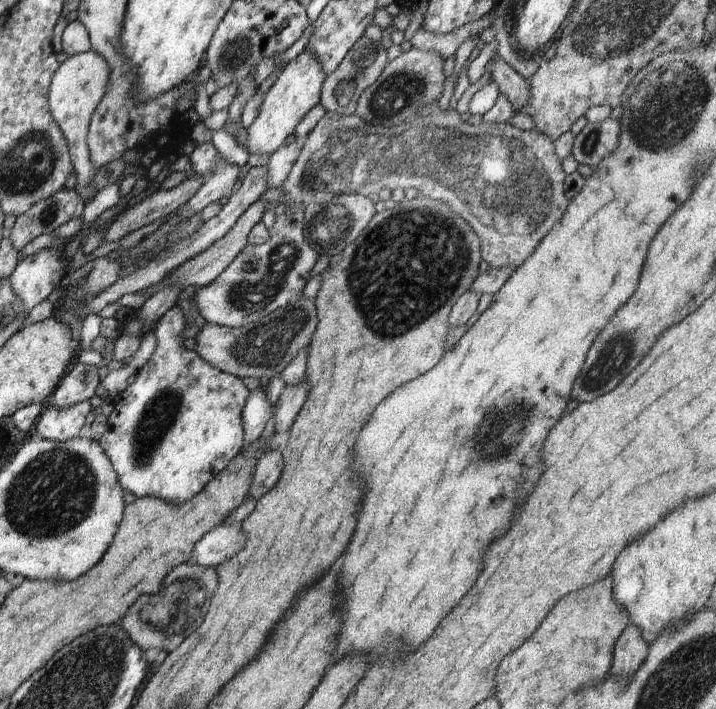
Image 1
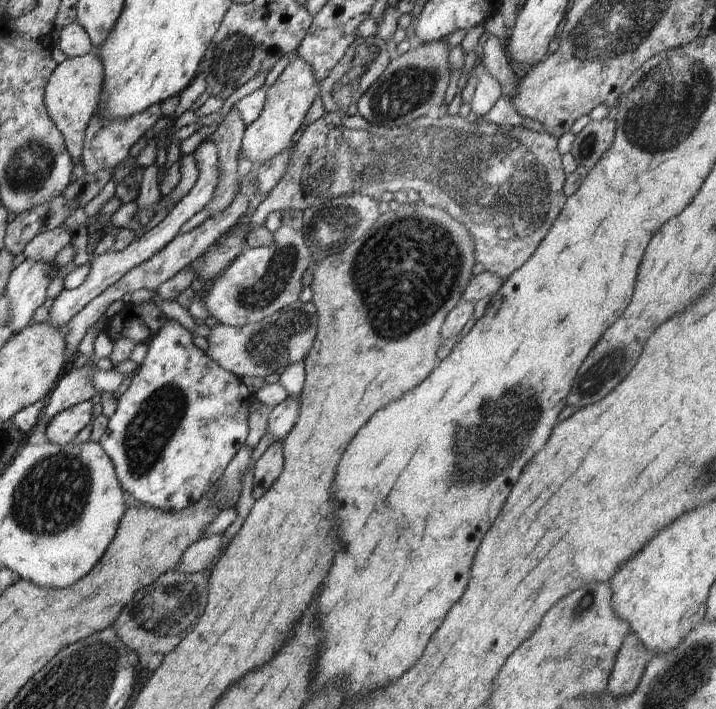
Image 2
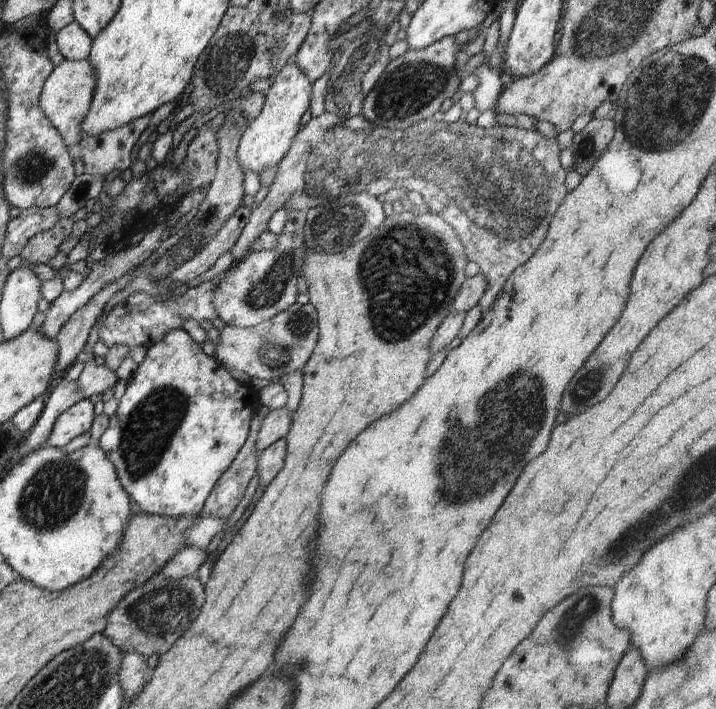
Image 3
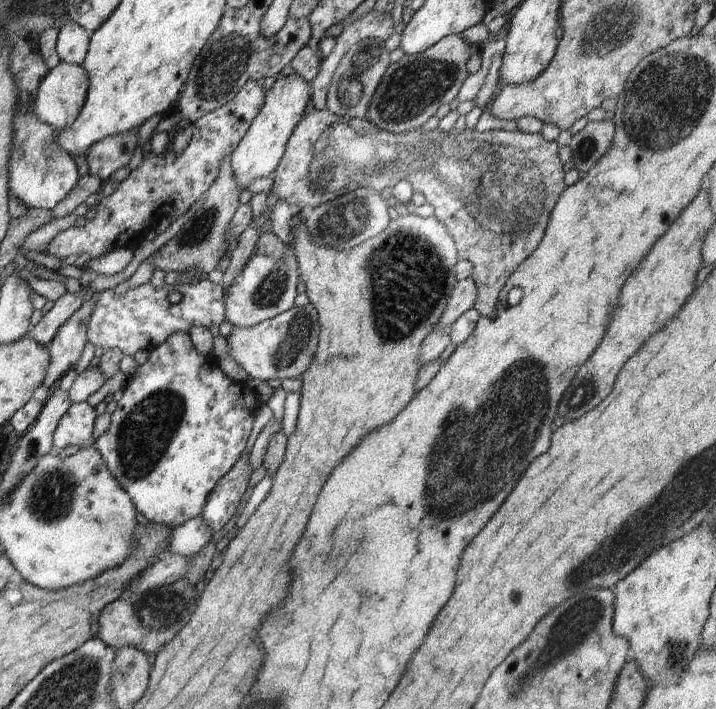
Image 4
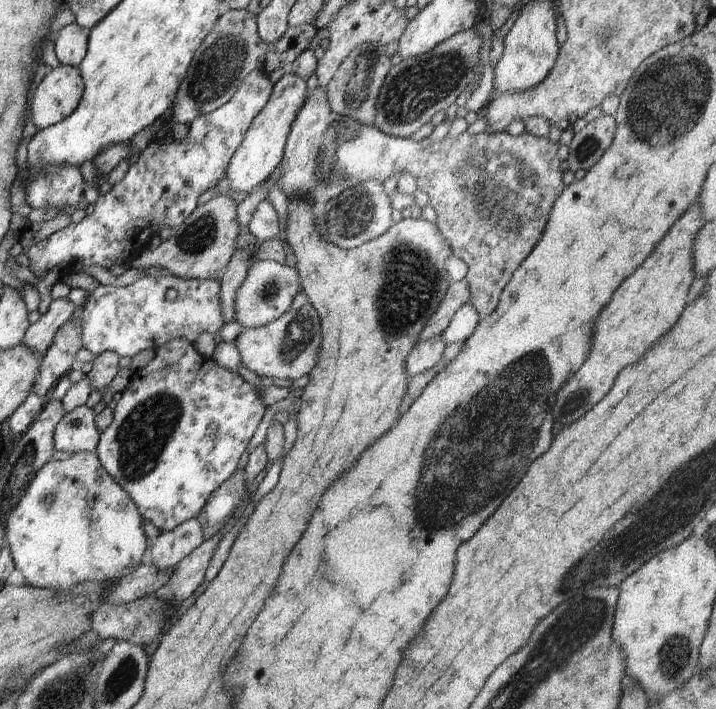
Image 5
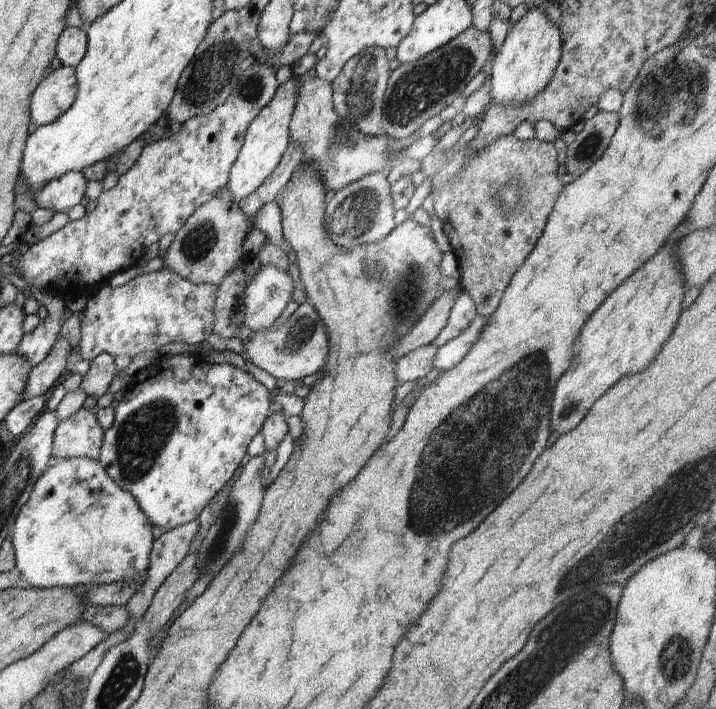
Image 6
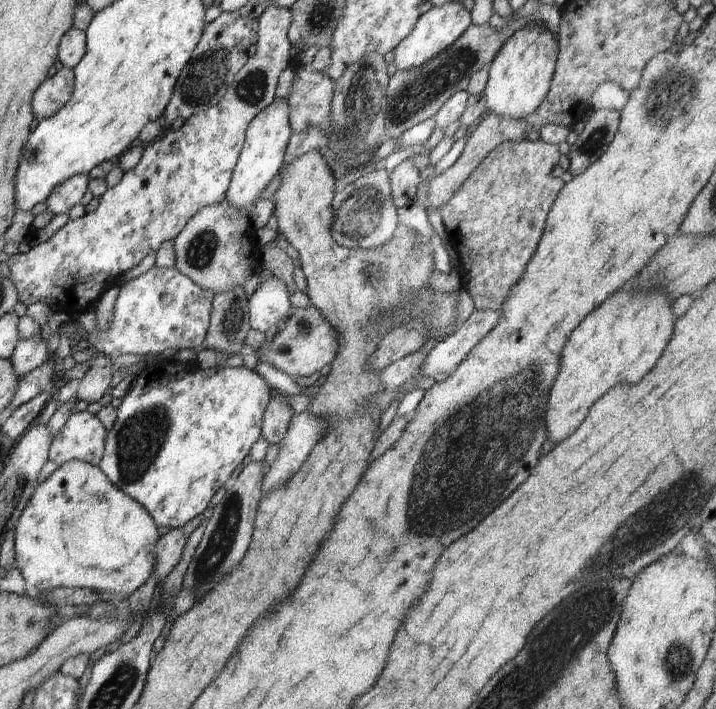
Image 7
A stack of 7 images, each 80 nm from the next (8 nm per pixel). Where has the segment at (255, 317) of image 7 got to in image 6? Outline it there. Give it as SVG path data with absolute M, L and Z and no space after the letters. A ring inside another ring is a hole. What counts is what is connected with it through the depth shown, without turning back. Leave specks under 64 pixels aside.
M274 266L253 267L252 281L244 290L244 325L252 331L270 329L293 300L295 286L287 272Z

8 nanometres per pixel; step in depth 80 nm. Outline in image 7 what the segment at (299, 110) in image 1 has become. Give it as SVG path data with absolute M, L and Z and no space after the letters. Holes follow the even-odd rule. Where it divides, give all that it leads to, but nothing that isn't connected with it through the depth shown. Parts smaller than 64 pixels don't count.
M275 99L273 104L270 104L254 118L254 121L246 130L244 145L225 195L225 199L232 208L247 211L248 208L254 207L261 200L260 194L268 188L268 184L276 178L282 169L284 156L292 134L286 99Z

